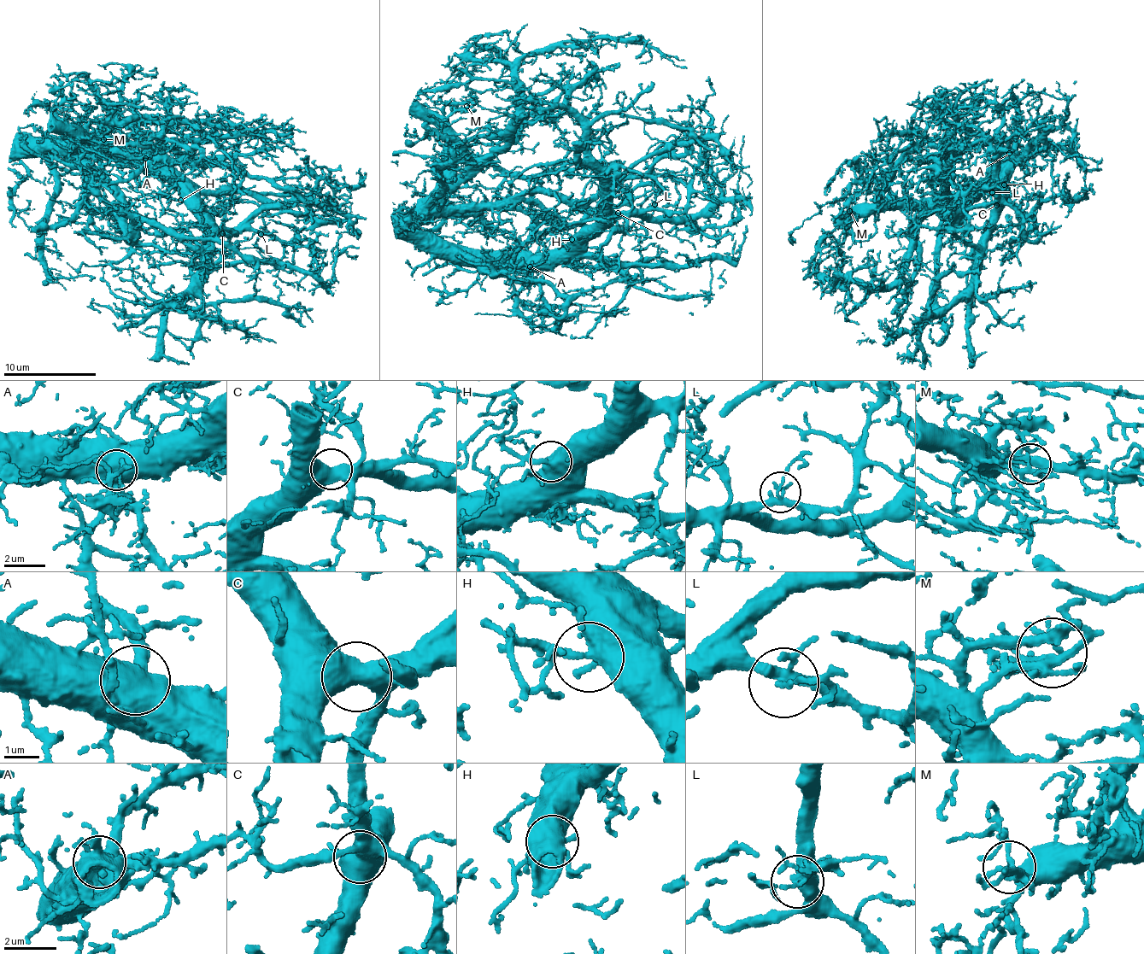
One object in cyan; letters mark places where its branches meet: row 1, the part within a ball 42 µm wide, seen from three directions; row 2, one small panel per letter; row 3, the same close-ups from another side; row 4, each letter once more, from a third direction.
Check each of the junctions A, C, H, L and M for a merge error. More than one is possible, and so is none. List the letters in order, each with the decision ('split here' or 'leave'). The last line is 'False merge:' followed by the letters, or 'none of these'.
A: leave
C: leave
H: leave
L: leave
M: leave
False merge: none of these

